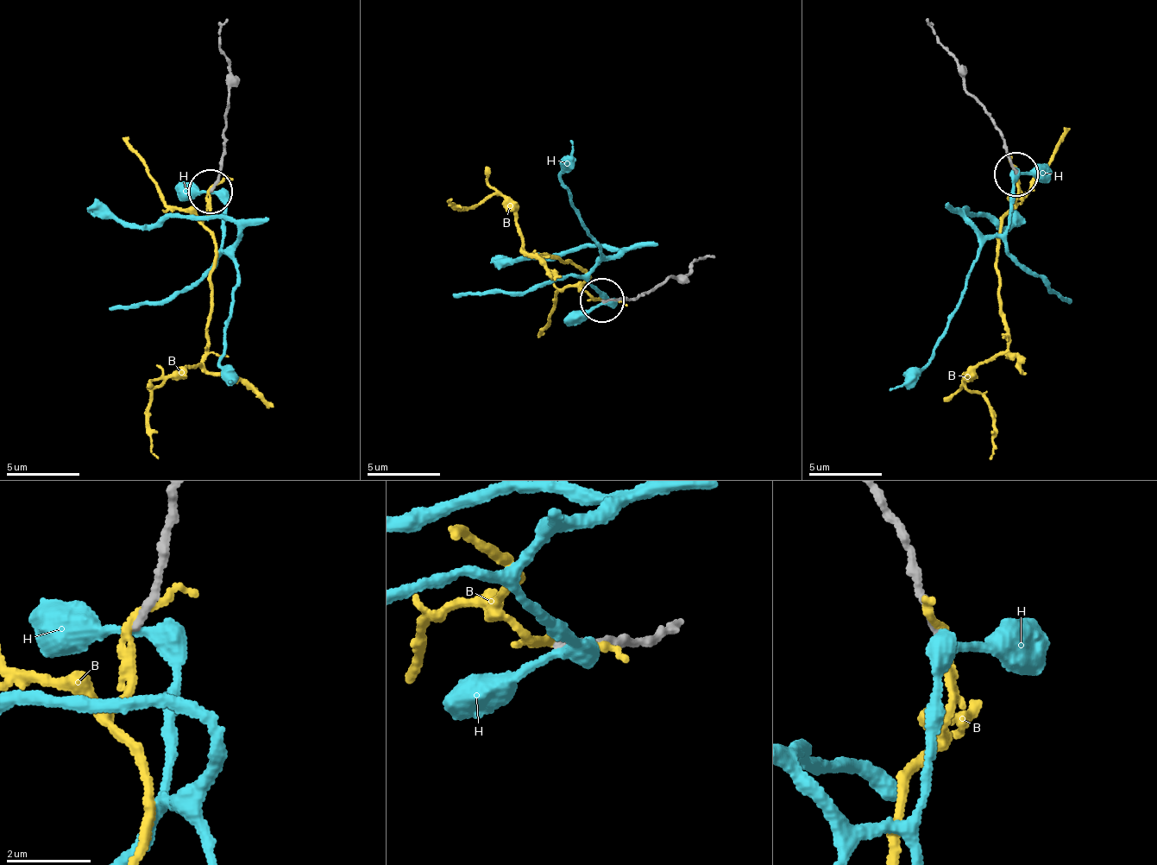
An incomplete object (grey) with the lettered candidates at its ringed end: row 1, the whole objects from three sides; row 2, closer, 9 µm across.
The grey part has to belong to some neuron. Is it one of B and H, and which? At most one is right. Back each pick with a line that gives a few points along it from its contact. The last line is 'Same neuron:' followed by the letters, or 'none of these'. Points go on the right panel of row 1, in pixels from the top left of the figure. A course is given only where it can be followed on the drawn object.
Same neuron: none of these

